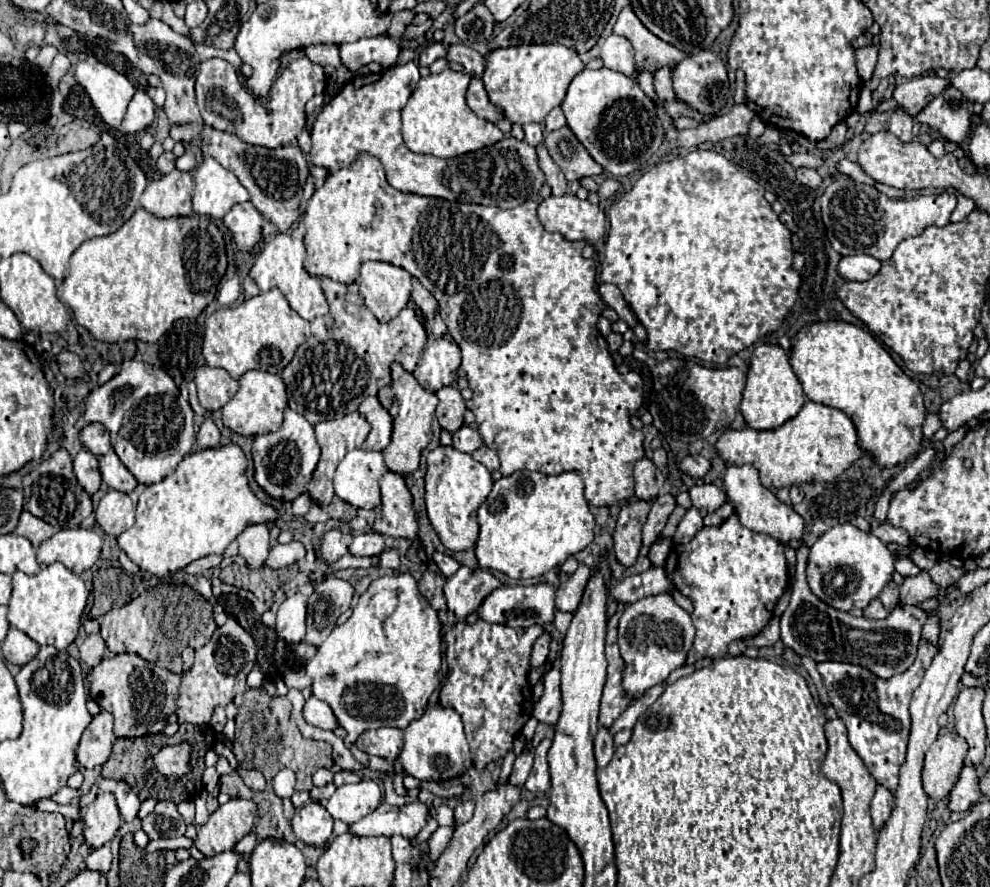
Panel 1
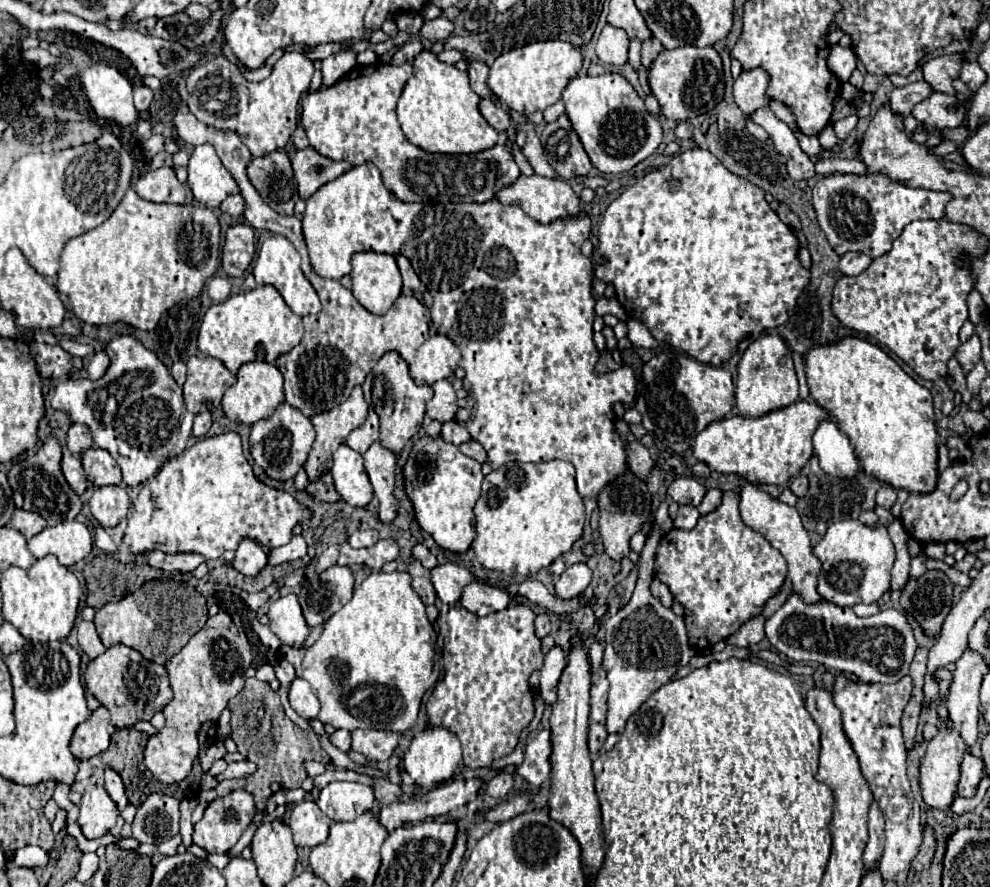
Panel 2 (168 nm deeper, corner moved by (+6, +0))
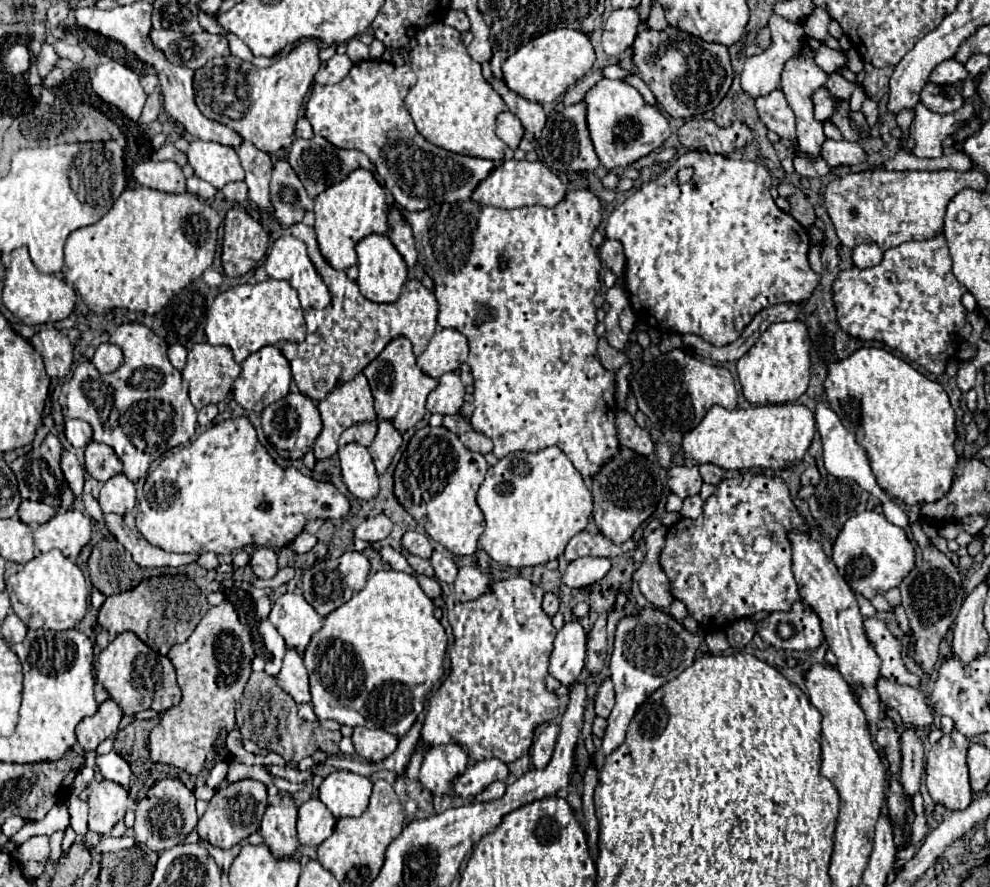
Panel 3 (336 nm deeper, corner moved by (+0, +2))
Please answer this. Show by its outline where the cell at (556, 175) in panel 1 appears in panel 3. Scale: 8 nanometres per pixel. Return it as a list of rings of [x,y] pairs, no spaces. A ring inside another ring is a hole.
[[[491,77],[487,79],[489,85],[493,85],[493,89],[497,89],[497,93],[501,95],[501,99],[505,101],[505,105],[509,107],[509,111],[519,117],[519,121],[523,123],[525,131],[531,133],[535,139],[539,139],[543,127],[545,127],[545,113],[543,113],[543,107],[539,103],[533,103],[533,101],[527,101],[523,97],[519,97],[517,93],[513,93],[501,79],[497,77]]]

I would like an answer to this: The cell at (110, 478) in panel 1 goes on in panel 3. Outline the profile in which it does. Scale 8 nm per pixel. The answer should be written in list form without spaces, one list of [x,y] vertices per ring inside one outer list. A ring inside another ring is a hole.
[[[91,441],[85,449],[85,471],[105,483],[109,481],[113,475],[121,473],[123,465],[119,461],[119,457],[113,453],[113,449],[109,445],[103,445],[103,443],[95,443]]]

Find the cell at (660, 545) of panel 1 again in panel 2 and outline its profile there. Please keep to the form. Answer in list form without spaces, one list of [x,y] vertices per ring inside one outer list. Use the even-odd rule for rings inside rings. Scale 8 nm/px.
[[[651,529],[647,543],[639,555],[639,581],[631,601],[619,609],[605,623],[605,655],[603,669],[607,671],[609,681],[609,701],[607,701],[607,733],[619,733],[627,719],[649,699],[653,691],[665,685],[677,669],[685,667],[695,655],[695,649],[689,645],[683,617],[677,617],[671,609],[663,607],[649,591],[653,581],[655,551],[663,531]]]

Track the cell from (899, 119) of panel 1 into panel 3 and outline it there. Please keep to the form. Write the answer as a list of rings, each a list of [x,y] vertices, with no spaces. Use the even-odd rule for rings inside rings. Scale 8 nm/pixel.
[[[947,59],[933,69],[933,73],[929,75],[929,83],[933,83],[933,85],[957,85],[957,83],[965,81],[967,77],[969,77],[969,73],[961,63]]]

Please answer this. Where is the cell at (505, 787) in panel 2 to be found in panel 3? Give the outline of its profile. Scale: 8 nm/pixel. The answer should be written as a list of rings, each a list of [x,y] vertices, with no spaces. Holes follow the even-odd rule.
[[[495,781],[495,783],[491,783],[477,799],[479,799],[479,801],[495,801],[495,799],[499,799],[499,797],[505,793],[505,789],[507,789],[507,785],[505,785],[503,781]]]

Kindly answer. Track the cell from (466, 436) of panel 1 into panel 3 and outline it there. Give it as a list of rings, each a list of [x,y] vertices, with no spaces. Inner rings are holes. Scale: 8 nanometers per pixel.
[[[457,413],[457,415],[443,417],[443,427],[447,427],[455,435],[461,435],[461,433],[467,433],[471,429],[471,423],[469,423],[467,417],[463,417],[463,415]]]

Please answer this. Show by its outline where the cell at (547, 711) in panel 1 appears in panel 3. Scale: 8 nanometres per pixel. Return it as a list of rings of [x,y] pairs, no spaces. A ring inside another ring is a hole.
[[[569,621],[555,637],[555,649],[549,659],[549,675],[561,685],[571,687],[585,665],[585,631],[579,621]]]

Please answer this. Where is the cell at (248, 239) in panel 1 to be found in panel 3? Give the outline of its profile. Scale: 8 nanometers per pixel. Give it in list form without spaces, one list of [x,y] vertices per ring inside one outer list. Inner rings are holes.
[[[237,181],[237,183],[229,183],[225,185],[223,189],[223,195],[227,201],[231,203],[243,203],[247,199],[247,185],[243,181]]]

